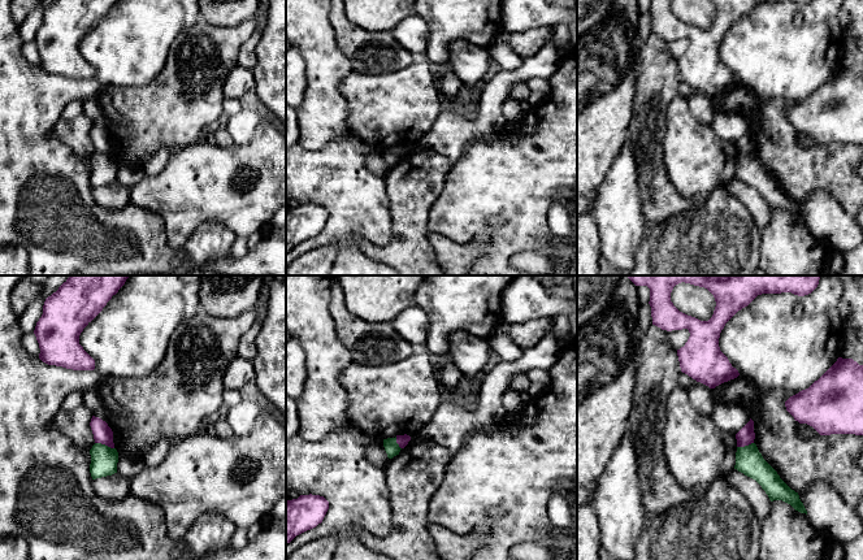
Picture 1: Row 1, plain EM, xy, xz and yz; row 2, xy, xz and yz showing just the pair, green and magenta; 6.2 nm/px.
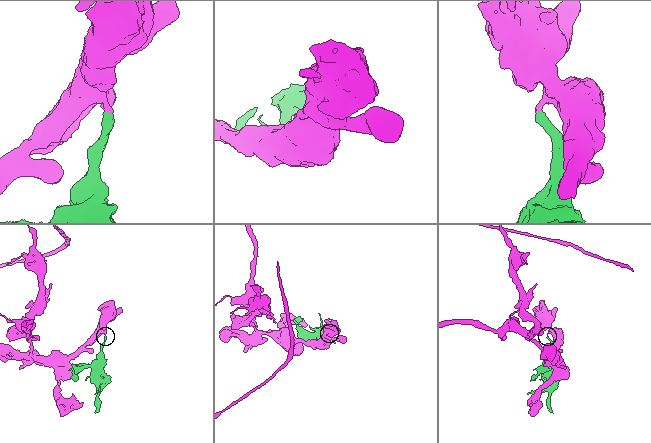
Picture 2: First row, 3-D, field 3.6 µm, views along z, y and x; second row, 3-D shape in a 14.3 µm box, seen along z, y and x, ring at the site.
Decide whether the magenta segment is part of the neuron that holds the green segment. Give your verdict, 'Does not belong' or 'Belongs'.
Does not belong

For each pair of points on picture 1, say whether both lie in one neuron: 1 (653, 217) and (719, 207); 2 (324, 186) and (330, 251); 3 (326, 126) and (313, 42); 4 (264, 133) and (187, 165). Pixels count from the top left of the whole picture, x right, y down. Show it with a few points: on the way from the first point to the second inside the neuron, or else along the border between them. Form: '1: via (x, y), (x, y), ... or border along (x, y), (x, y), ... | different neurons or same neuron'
1: border along (692, 209), (669, 216), (656, 226) | different neurons
2: border along (338, 247), (325, 244), (300, 256) | different neurons
3: via (324, 105), (324, 63) | same neuron
4: via (248, 152), (235, 165), (207, 165) | same neuron

